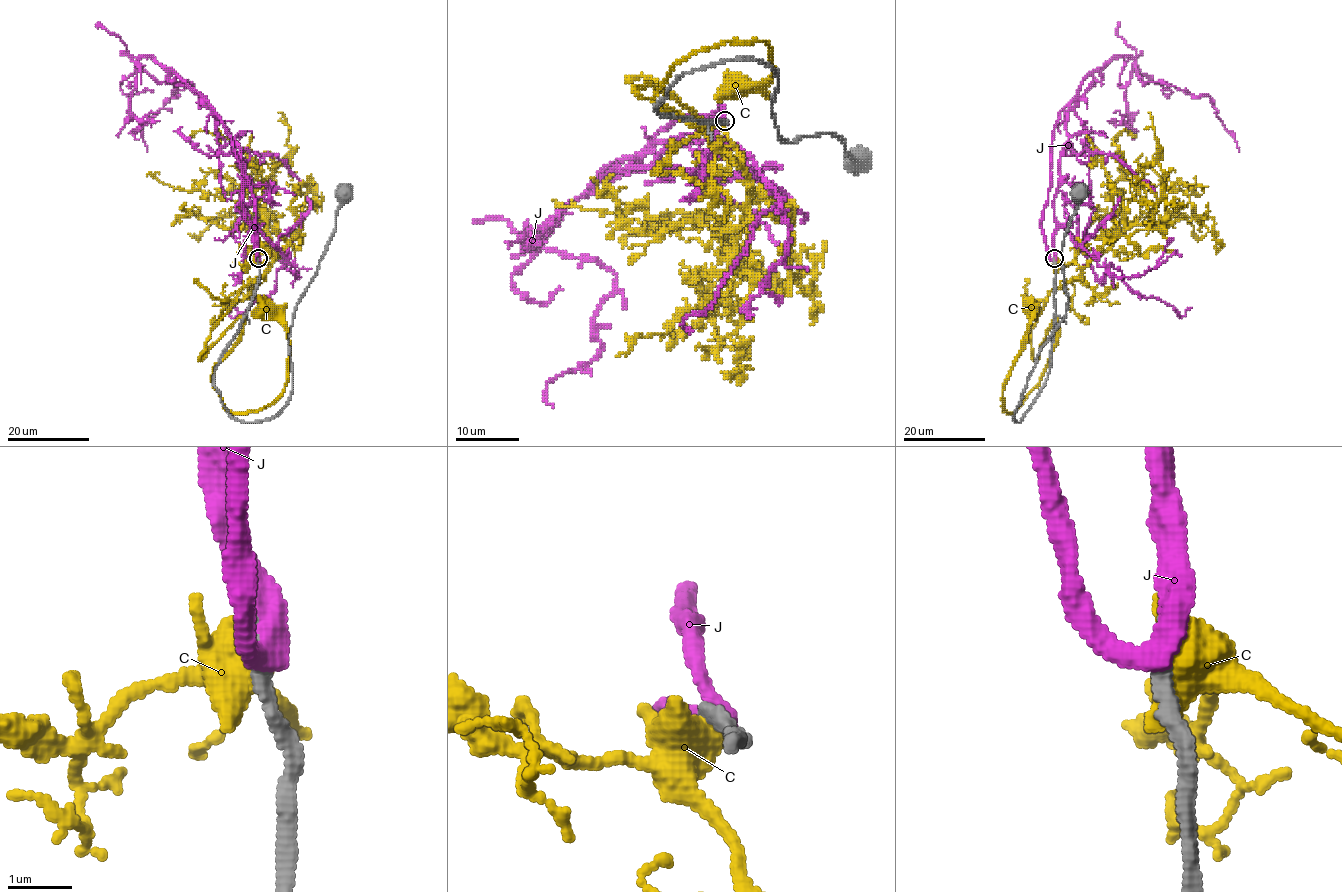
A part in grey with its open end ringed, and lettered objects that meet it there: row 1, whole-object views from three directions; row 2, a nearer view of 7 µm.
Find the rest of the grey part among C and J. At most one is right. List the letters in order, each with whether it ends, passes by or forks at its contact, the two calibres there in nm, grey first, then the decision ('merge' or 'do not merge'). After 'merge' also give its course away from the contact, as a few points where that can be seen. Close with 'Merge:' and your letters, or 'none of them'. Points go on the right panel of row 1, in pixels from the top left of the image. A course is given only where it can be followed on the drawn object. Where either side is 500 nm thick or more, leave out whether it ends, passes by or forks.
C: 280 nm thick on the grey side, 550 nm on the other; do not merge
J: it passes by; 280 nm thick on the grey side, 320 nm on the other; merge; it runs (1054, 259), (1066, 113), (1080, 83), (1109, 60), (1134, 60), (1143, 84), (1207, 95), (1238, 152)
Merge: J

